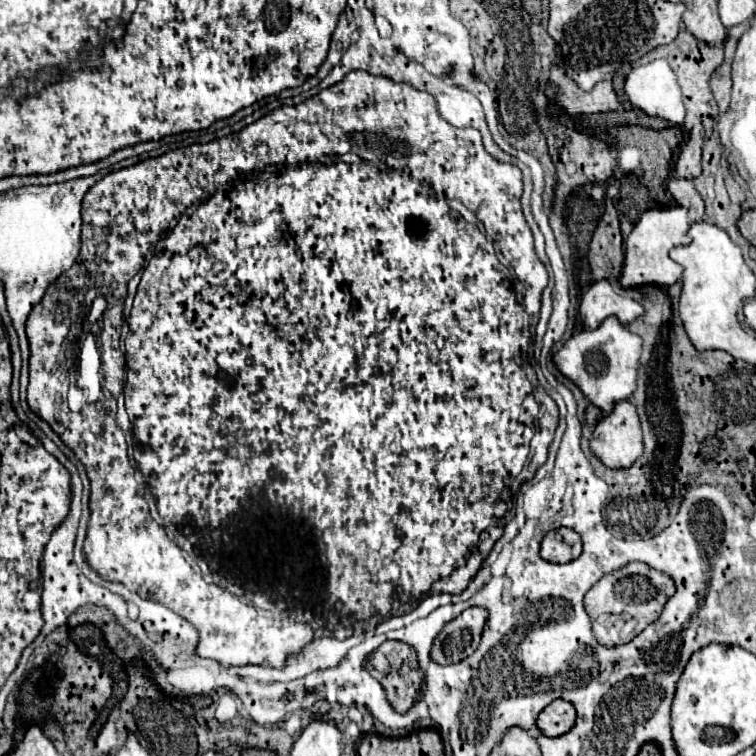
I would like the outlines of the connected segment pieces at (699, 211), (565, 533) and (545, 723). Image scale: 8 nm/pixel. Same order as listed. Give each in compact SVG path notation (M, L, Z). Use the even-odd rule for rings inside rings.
M671 179L669 181L669 191L675 197L675 201L689 211L689 221L703 221L705 219L705 203L701 195L695 191L693 181L689 179Z
M567 527L553 529L541 541L541 557L549 563L569 563L581 555L581 537Z
M557 699L541 711L541 715L537 717L537 727L547 737L559 737L573 729L575 719L577 719L575 707L569 701Z

